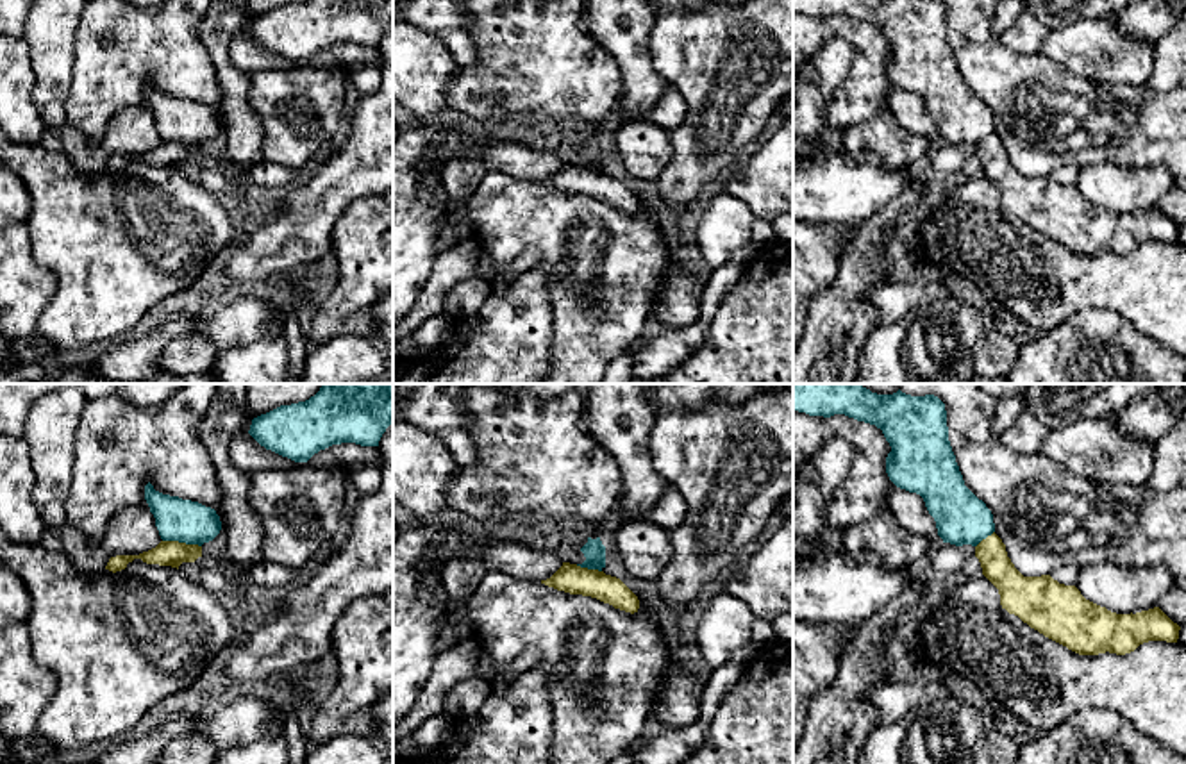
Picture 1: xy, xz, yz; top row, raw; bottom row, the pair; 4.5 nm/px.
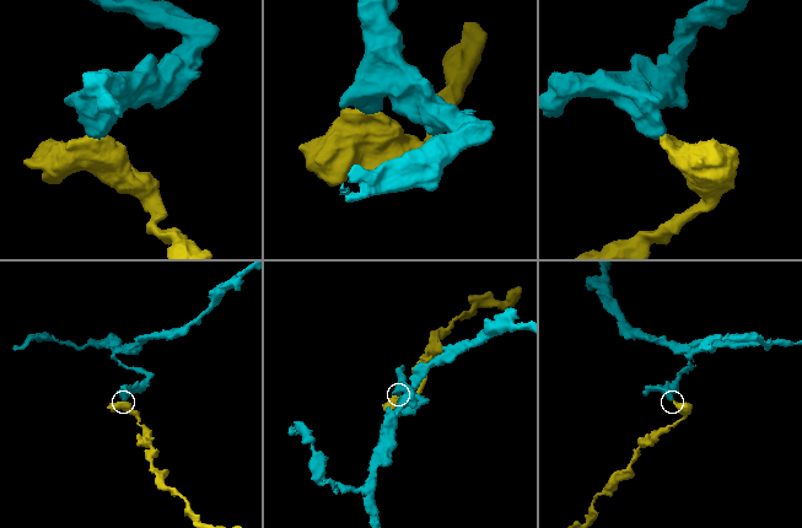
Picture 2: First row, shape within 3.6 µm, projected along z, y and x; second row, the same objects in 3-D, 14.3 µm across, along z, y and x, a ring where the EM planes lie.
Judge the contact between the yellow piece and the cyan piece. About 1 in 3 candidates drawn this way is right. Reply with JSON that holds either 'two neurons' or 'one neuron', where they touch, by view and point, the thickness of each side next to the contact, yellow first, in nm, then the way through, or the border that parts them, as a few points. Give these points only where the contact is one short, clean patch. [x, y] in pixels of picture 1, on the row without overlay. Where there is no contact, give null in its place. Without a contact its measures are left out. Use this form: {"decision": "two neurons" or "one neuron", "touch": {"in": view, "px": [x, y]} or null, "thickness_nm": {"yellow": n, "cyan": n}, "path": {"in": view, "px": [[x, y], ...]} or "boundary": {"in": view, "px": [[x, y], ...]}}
{"decision": "two neurons", "touch": {"in": "xy", "px": [183, 143]}, "thickness_nm": {"yellow": 110, "cyan": 190}, "boundary": {"in": "xy", "px": [[163, 140], [197, 143], [200, 147]]}}

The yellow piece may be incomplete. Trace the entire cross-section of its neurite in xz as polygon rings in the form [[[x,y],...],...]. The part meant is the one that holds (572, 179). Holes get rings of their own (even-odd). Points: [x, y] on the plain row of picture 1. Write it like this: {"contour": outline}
{"contour": [[[563,162],[563,166],[550,179],[541,180],[541,184],[570,195],[597,198],[631,214],[639,209],[638,196],[620,179],[598,170]]]}

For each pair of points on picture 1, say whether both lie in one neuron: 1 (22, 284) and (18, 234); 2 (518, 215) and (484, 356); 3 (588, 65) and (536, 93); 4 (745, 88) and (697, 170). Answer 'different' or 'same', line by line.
1: same
2: different
3: same
4: same

